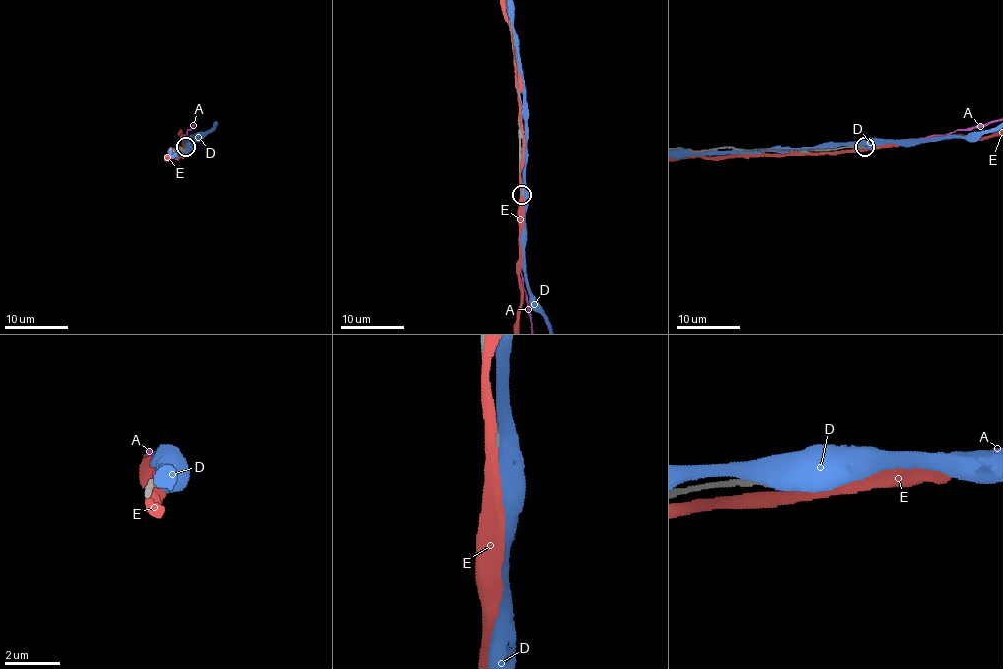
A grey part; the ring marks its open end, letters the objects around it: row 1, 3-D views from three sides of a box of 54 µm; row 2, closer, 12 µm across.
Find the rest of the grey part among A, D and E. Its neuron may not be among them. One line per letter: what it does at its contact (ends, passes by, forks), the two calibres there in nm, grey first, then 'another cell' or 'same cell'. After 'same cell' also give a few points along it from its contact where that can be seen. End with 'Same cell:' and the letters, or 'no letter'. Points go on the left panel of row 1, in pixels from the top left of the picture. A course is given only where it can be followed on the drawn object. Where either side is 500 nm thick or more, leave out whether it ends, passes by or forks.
A: it ends there; 280 nm thick on the grey side, 190 nm on the other; same cell
D: 320 nm thick on the grey side, 700 nm on the other; another cell
E: it passes by; 280 nm thick on the grey side, 440 nm on the other; another cell
Same cell: A

